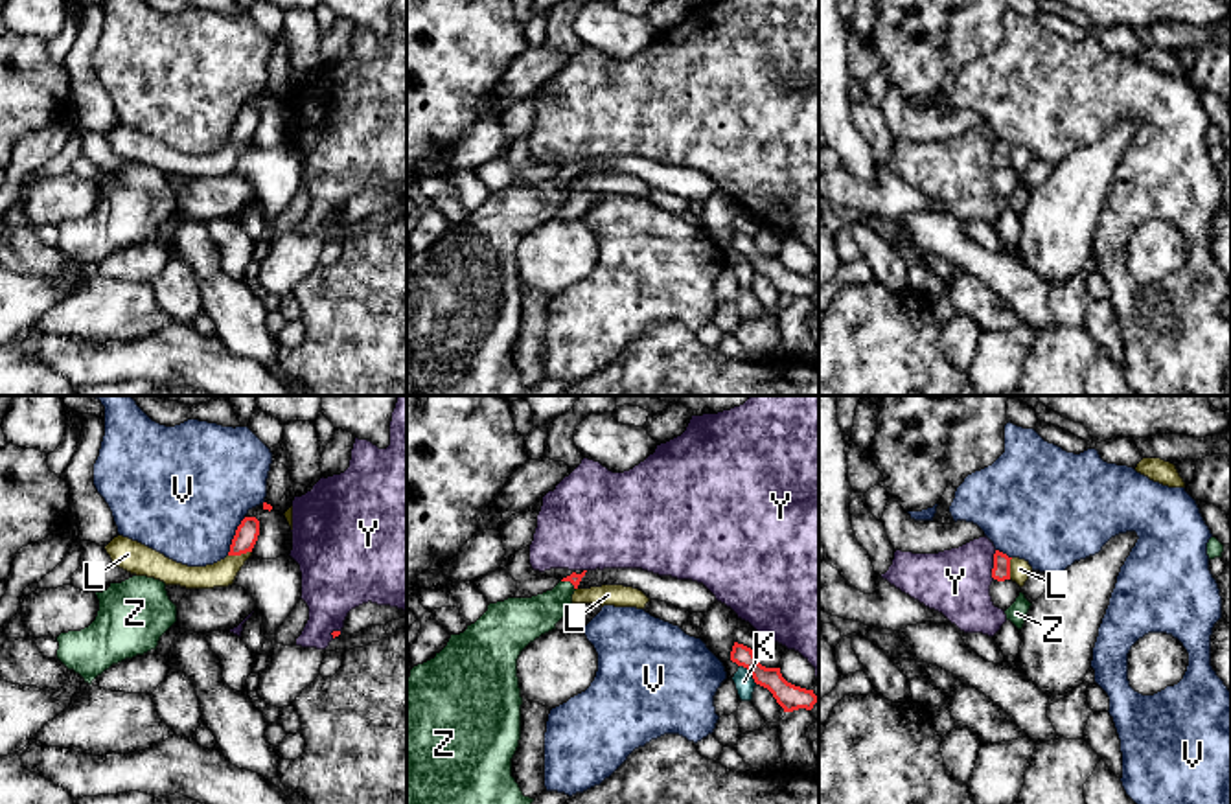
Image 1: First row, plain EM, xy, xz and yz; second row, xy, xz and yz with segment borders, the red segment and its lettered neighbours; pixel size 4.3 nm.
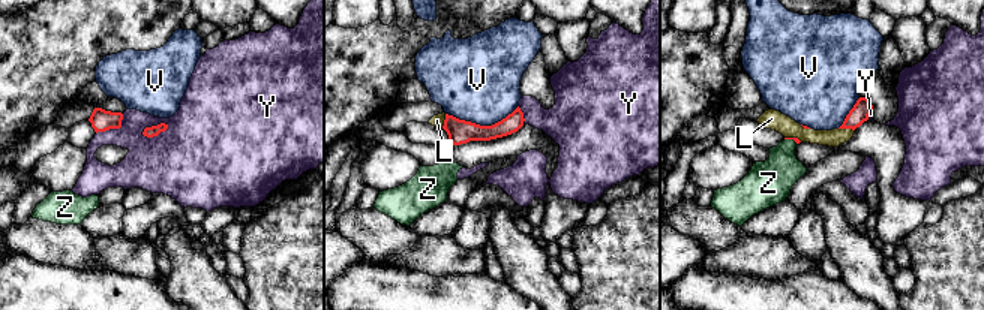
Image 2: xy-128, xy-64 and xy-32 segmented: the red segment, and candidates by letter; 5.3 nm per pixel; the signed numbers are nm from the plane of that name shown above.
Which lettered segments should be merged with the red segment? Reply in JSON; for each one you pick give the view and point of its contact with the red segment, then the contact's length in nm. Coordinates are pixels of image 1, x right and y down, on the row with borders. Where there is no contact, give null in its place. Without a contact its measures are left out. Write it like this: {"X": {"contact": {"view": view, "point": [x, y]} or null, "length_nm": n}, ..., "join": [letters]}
{"Z": {"contact": {"view": "xz", "point": [569, 580]}, "length_nm": 80}, "join": ["Z"]}

